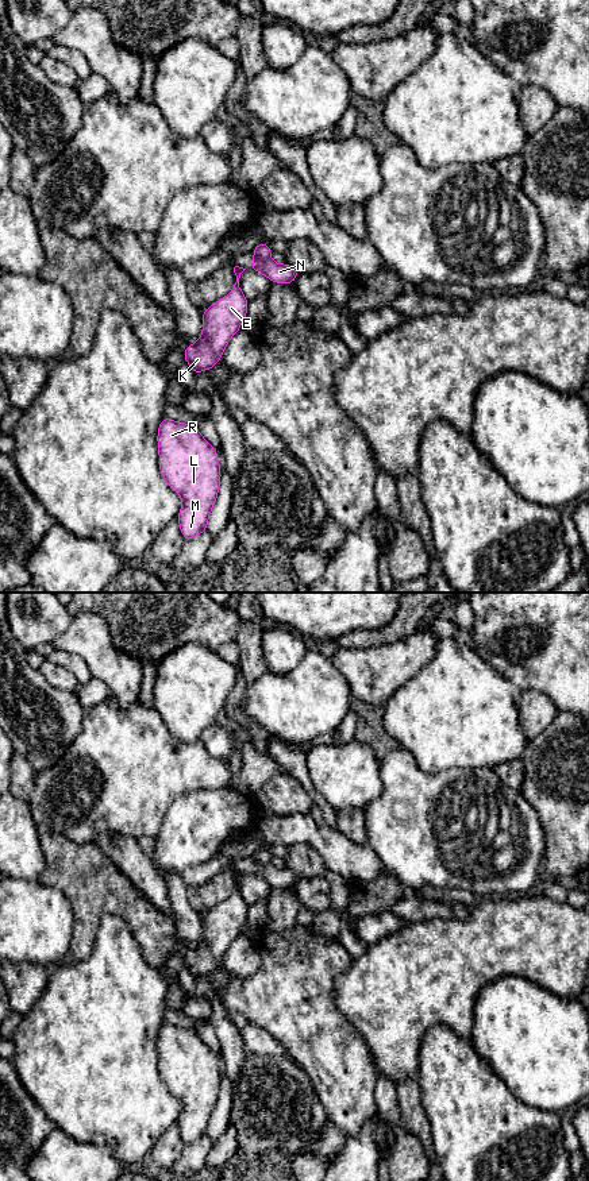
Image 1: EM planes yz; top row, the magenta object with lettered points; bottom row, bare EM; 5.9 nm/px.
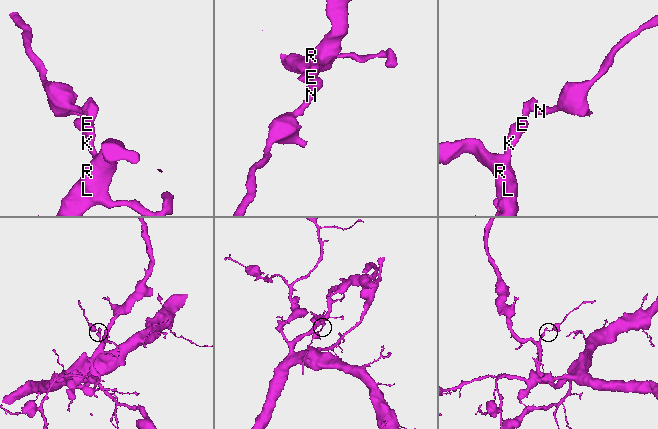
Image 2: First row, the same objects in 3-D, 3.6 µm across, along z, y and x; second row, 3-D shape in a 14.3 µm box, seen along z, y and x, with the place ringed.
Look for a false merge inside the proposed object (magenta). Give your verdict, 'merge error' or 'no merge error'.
merge error

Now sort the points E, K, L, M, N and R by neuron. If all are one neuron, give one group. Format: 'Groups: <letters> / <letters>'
Groups: E K L M R / N

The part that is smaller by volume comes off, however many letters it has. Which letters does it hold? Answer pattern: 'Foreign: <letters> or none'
Foreign: N

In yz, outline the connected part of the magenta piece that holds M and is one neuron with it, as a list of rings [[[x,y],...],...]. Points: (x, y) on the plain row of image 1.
[[[163,1022],[157,1046],[161,1080],[182,1103],[177,1124],[185,1146],[189,1146],[207,1135],[220,1091],[219,1062],[193,1027]]]

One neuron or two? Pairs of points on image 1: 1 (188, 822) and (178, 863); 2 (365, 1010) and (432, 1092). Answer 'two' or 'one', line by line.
1: one
2: two

